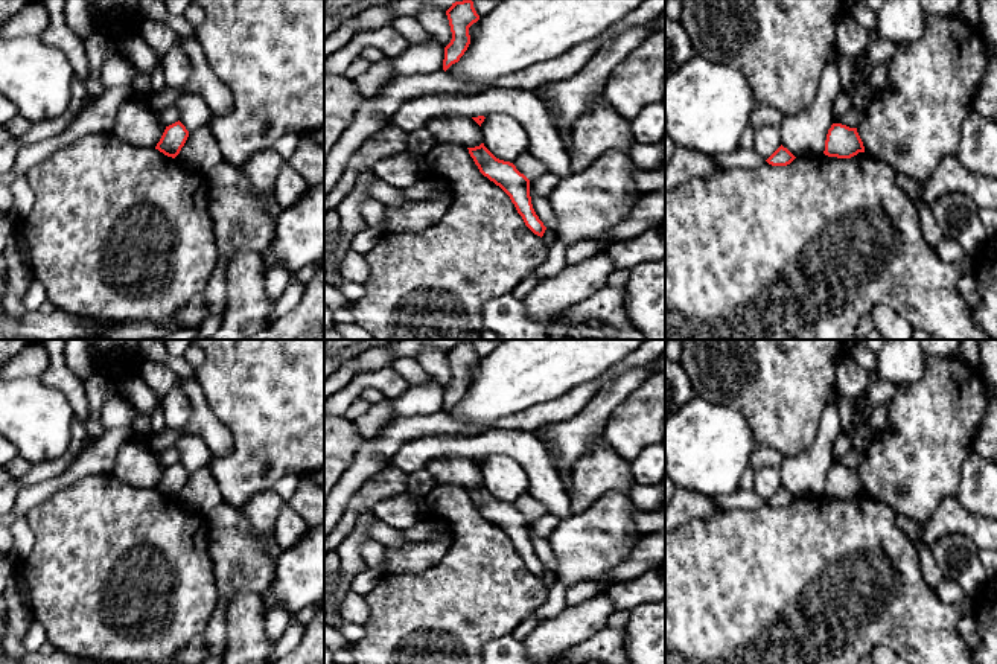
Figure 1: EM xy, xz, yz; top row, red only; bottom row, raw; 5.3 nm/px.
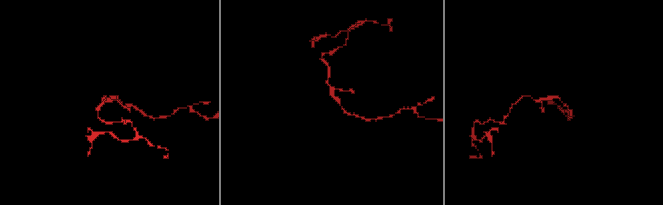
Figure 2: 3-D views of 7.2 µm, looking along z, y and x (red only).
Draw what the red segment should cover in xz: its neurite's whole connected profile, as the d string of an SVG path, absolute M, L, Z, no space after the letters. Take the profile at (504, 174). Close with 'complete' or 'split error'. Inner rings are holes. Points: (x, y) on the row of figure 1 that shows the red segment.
M484 143L467 149L479 172L510 196L525 225L542 238L546 227L533 209L530 180L513 163L496 158Z; complete

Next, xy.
M178 120L172 125L166 126L155 149L158 149L160 152L163 152L167 157L175 158L180 154L181 148L184 146L187 137L189 137L189 131Z; complete

